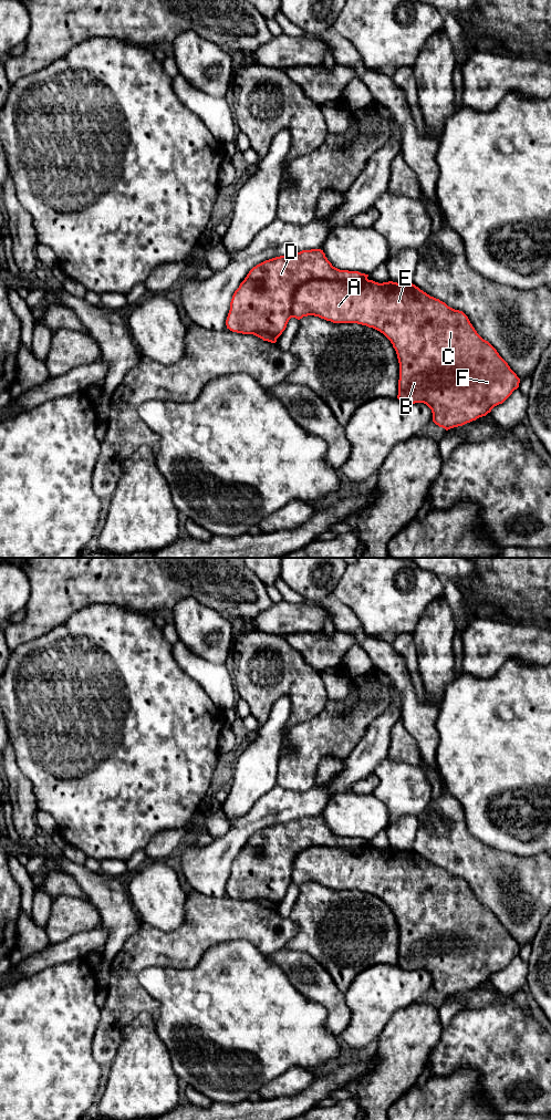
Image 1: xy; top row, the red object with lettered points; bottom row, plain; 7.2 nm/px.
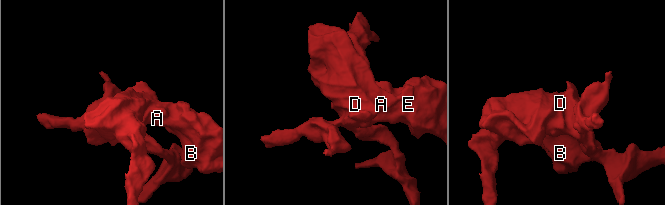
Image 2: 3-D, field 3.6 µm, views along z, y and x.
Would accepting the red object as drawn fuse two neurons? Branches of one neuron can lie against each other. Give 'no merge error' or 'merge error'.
merge error

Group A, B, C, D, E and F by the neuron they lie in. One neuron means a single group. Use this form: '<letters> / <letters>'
A B C E F / D

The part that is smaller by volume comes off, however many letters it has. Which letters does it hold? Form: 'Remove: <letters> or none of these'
Remove: D

